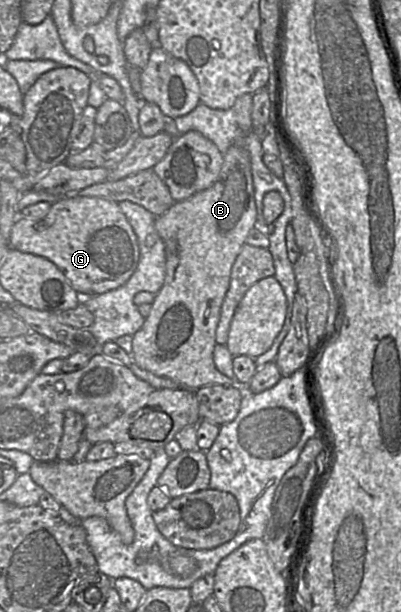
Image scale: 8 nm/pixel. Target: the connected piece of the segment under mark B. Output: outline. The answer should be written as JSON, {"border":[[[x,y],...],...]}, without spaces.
{"border":[[[231,146],[223,154],[218,179],[212,186],[185,200],[175,202],[164,214],[156,217],[154,227],[165,245],[166,274],[163,286],[154,296],[143,326],[132,335],[131,357],[140,368],[156,376],[168,378],[177,386],[192,391],[207,385],[240,388],[246,386],[217,370],[213,361],[213,350],[221,305],[230,284],[231,269],[256,221],[251,159],[249,152],[241,146]]]}

